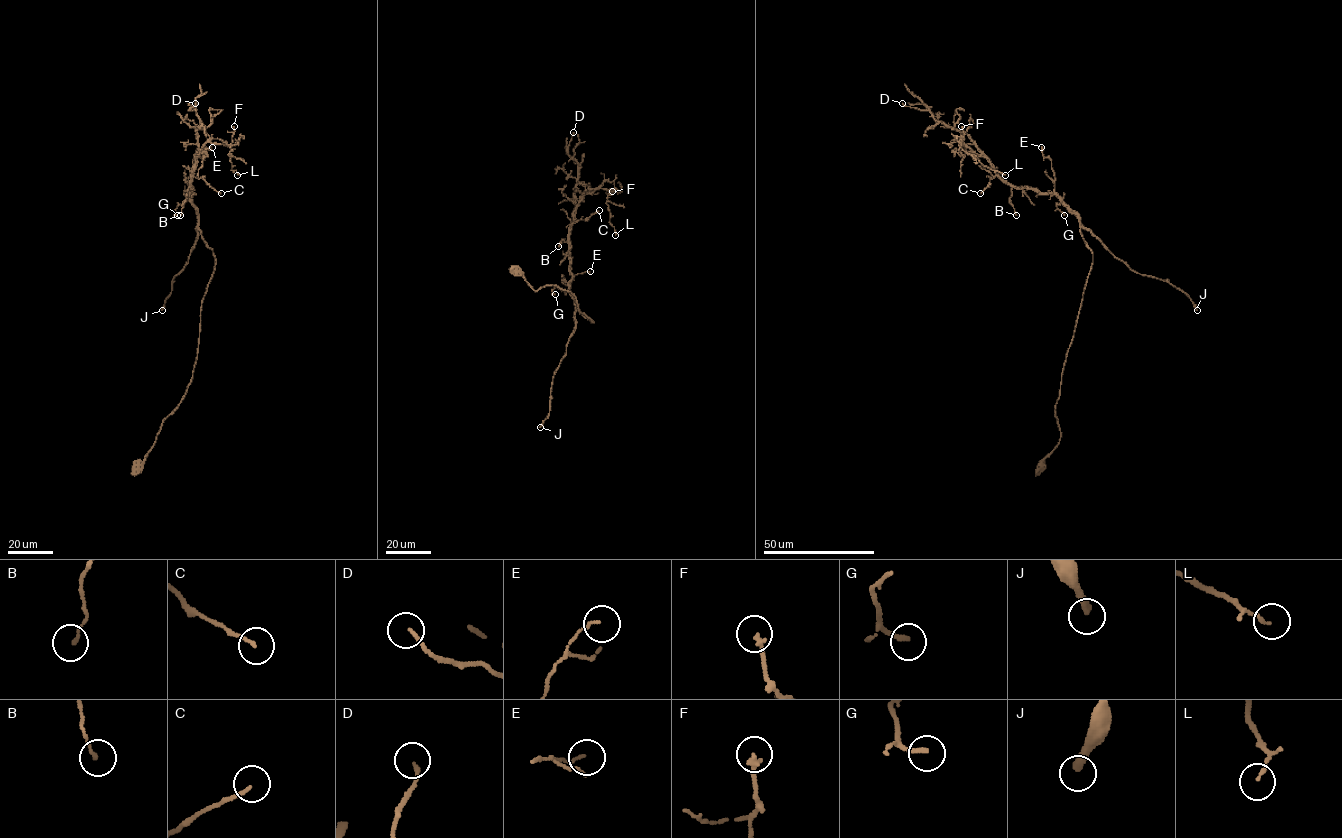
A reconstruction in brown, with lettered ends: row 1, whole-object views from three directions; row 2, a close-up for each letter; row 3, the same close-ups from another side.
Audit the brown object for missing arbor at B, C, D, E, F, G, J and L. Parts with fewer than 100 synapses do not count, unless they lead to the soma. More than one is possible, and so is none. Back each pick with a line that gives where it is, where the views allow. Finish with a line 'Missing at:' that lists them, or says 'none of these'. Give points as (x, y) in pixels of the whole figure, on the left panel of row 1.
J: place (162, 310)
Missing at: J

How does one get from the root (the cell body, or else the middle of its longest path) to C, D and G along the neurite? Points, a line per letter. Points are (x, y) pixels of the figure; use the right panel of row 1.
C: (1042, 467), (1060, 436), (1055, 404), (1093, 255), (1079, 218), (1055, 194), (1012, 187), (997, 176), (980, 193)
D: (1042, 467), (1060, 436), (1055, 404), (1093, 260), (1079, 218), (1055, 194), (1011, 187), (966, 134), (902, 103)
G: (1042, 467), (1060, 436), (1055, 404), (1093, 260), (1081, 235), (1079, 218), (1061, 201), (1056, 206), (1064, 215)

